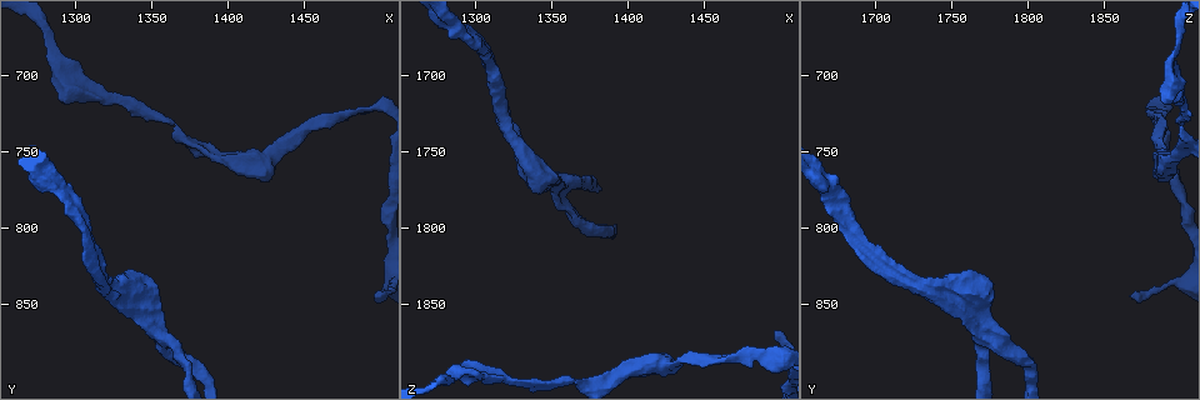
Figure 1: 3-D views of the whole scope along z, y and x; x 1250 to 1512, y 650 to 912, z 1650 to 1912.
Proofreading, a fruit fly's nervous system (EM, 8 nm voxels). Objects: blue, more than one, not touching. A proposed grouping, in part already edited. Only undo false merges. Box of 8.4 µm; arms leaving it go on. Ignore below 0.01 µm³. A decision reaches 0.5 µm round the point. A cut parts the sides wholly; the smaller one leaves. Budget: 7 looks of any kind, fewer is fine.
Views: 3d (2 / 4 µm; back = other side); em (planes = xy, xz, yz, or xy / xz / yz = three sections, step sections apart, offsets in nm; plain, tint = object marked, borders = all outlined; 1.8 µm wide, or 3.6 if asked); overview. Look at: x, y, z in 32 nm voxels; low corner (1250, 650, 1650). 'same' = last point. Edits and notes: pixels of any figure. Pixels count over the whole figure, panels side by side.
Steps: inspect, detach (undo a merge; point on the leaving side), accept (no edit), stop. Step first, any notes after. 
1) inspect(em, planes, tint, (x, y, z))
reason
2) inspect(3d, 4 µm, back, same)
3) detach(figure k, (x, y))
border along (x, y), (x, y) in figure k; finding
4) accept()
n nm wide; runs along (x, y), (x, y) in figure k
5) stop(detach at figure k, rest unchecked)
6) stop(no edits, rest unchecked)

inspect(em, xz, step 4, tint, (1346, 850, 1768))
thick turns thin

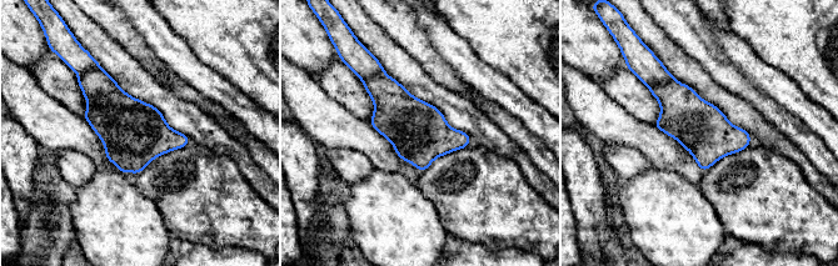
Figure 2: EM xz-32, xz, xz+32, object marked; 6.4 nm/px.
accept()
continuous, no second cell

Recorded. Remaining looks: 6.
inspect(em, planes, tint, (1292, 704, 1894))
sudden change in width

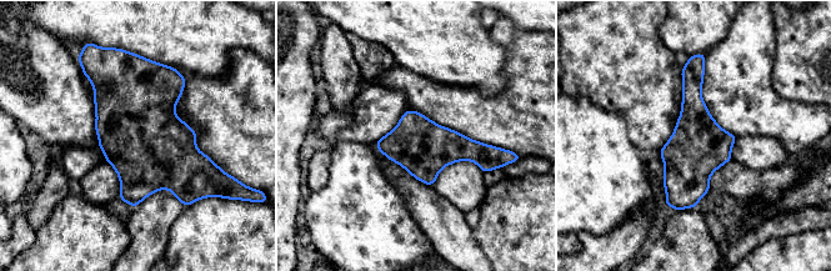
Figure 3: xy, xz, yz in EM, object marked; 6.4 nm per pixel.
accept()
360 nm wide; all the same cell

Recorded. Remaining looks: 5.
inspect(em, xy, step 16, tint, (1434, 746, 1886))
thin neck

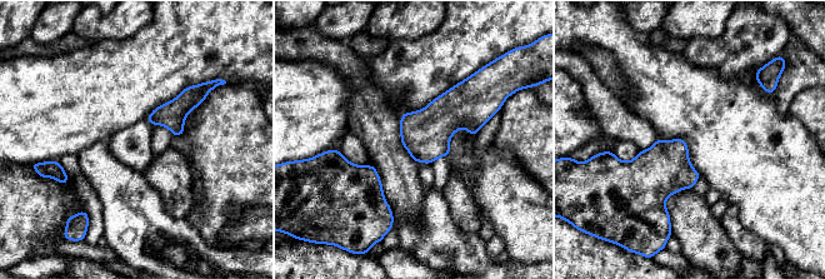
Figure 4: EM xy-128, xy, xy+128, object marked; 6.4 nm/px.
inspect(em, planes, borders, same)
cut it another way

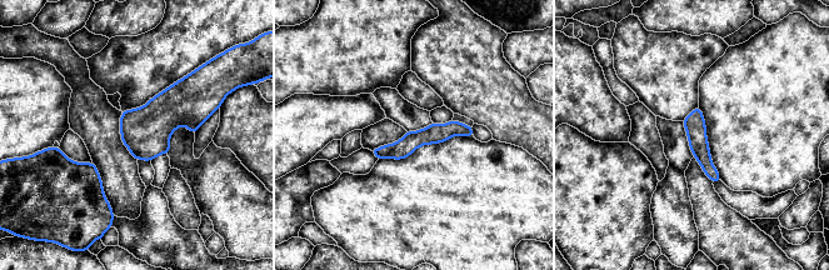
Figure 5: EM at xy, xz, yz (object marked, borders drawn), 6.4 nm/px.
accept()
runs along (469, 129), (376, 151) in figure 5; one cell here

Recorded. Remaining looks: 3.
stop(no edits, rest unchecked)

